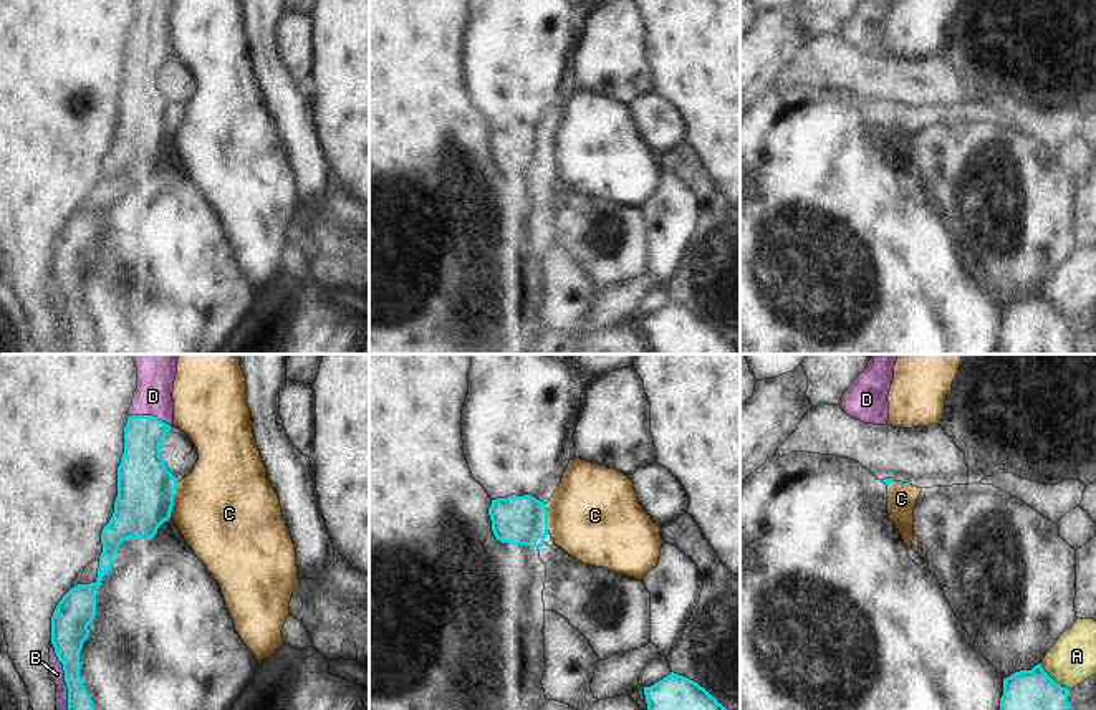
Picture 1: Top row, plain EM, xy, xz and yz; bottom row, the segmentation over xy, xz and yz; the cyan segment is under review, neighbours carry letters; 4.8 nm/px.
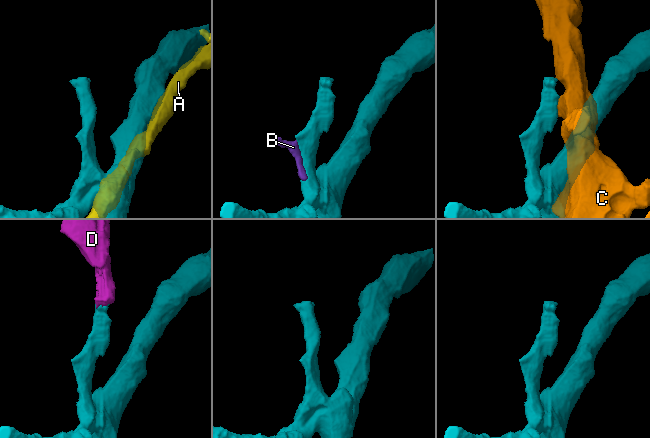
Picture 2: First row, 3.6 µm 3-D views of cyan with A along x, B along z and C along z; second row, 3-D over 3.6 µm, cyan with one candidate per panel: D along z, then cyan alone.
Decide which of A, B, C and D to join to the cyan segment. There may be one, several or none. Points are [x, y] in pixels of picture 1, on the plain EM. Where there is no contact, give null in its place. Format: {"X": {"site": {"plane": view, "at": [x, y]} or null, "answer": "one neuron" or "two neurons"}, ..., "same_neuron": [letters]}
{"A": {"site": {"plane": "yz", "at": [1053, 310]}, "answer": "two neurons"}, "B": {"site": {"plane": "xy", "at": [65, 310]}, "answer": "two neurons"}, "C": {"site": {"plane": "xy", "at": [173, 129]}, "answer": "two neurons"}, "D": {"site": {"plane": "xy", "at": [149, 45]}, "answer": "one neuron"}, "same_neuron": ["D"]}

